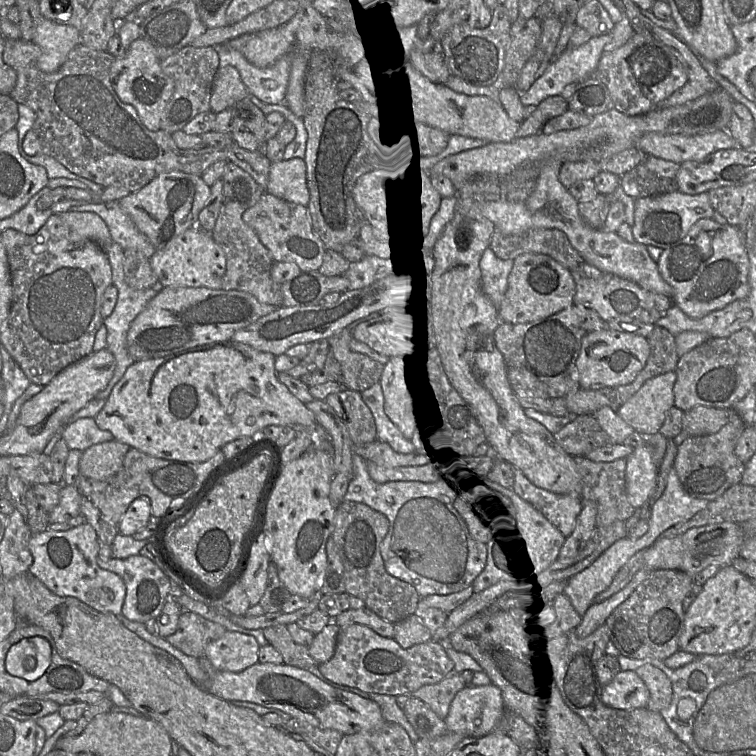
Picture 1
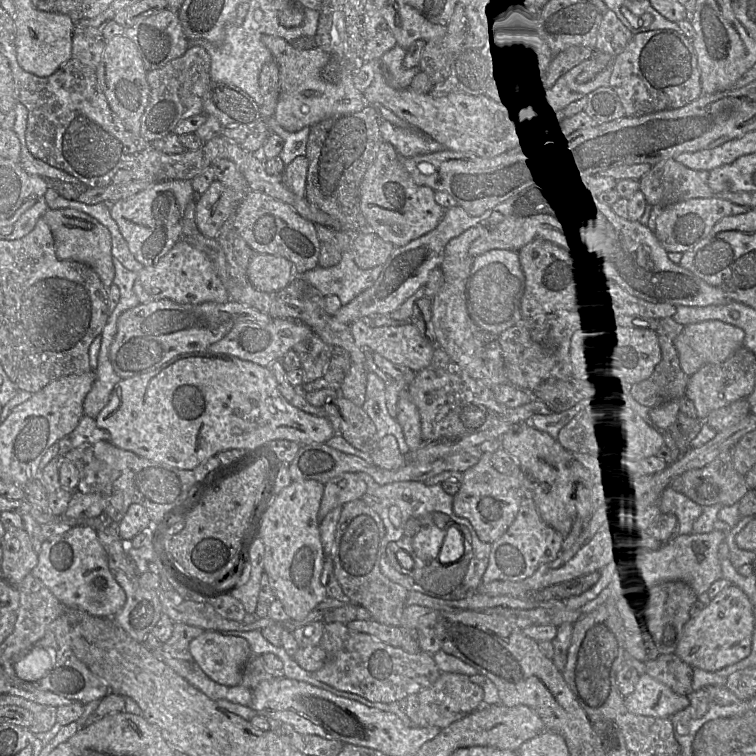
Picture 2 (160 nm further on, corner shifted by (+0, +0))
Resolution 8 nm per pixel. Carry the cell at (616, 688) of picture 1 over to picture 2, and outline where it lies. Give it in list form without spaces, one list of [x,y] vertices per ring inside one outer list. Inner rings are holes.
[[[640,674],[634,690],[624,697],[624,704],[627,710],[635,715],[669,718],[686,708],[689,699],[648,674]]]

